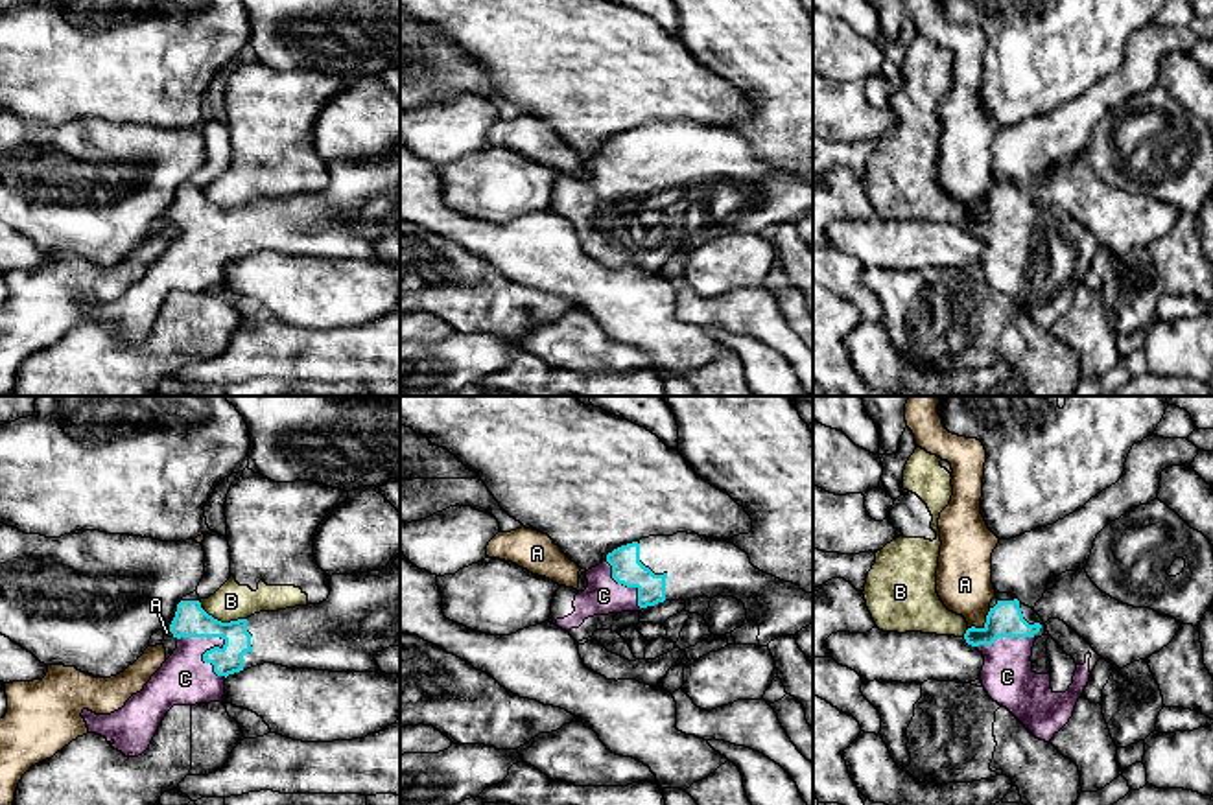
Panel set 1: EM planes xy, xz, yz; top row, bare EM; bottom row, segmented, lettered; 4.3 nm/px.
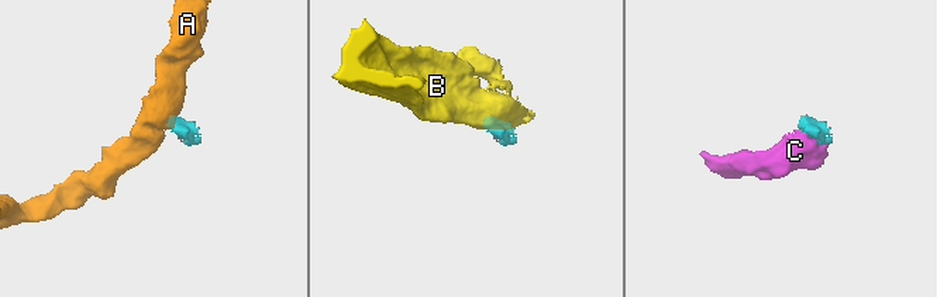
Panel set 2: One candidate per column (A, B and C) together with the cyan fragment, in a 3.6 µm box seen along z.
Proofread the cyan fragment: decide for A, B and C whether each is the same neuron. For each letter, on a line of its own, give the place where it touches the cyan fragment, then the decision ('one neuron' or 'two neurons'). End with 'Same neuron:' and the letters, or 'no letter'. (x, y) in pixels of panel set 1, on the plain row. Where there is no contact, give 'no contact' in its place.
A: yz (985, 212) | two neurons
B: xy (225, 210) | two neurons
C: xy (223, 233) | one neuron
Same neuron: C

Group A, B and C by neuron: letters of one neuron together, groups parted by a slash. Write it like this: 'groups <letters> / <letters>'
groups A / B / C

